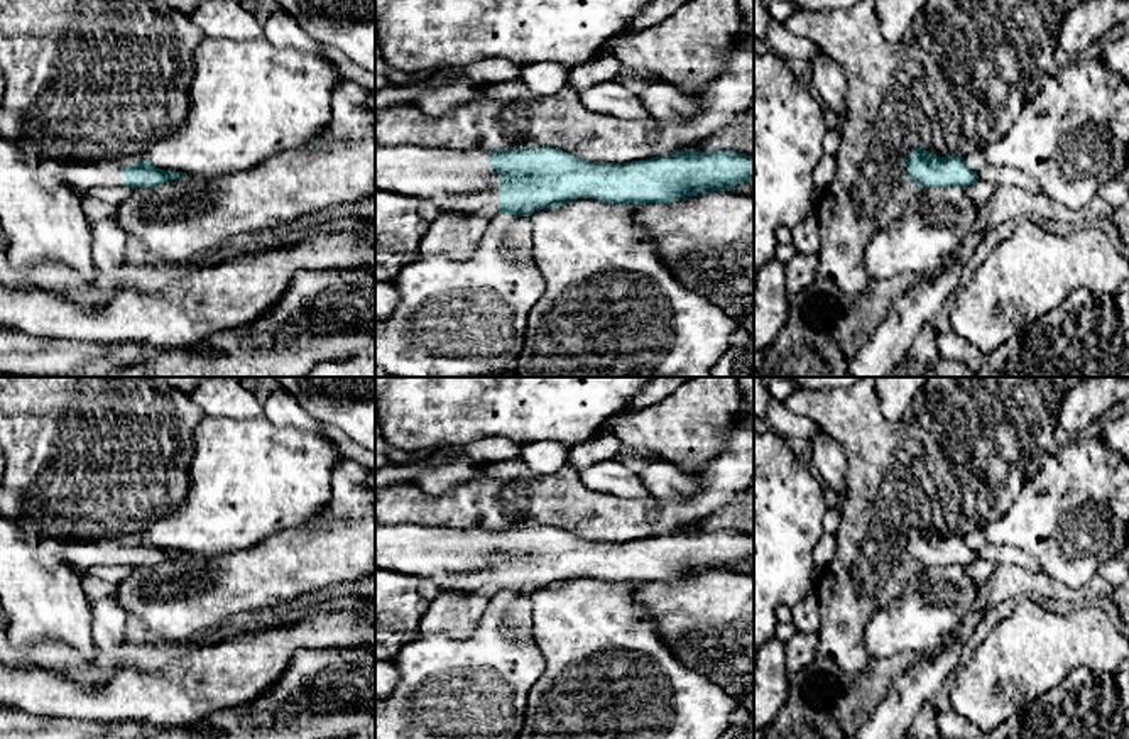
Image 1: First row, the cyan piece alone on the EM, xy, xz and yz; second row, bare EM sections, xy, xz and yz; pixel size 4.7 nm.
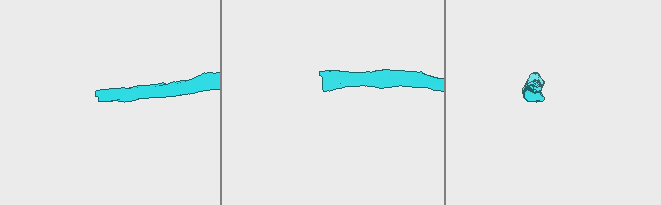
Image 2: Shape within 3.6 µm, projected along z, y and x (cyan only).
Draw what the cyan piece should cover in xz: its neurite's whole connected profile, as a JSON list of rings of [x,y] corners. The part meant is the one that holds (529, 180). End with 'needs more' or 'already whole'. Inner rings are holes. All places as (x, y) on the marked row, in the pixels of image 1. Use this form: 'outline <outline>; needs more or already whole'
outline [[[375,145],[375,188],[434,201],[441,213],[531,216],[576,198],[602,203],[671,203],[754,181],[754,156],[678,151],[622,164],[588,162],[549,149],[460,151]]]; needs more

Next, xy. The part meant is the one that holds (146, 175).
outline [[[117,159],[63,166],[66,186],[78,194],[110,186],[152,188],[184,176],[188,174],[159,169],[149,159],[135,166],[120,166]]]; needs more

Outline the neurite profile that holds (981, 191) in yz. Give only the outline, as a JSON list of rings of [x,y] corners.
[[[977,179],[972,186],[967,186],[963,189],[970,196],[974,205],[979,208],[979,211],[982,211],[990,203],[994,184]]]

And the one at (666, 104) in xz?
[[[657,79],[646,86],[637,98],[657,122],[683,123],[701,110],[691,96]]]

